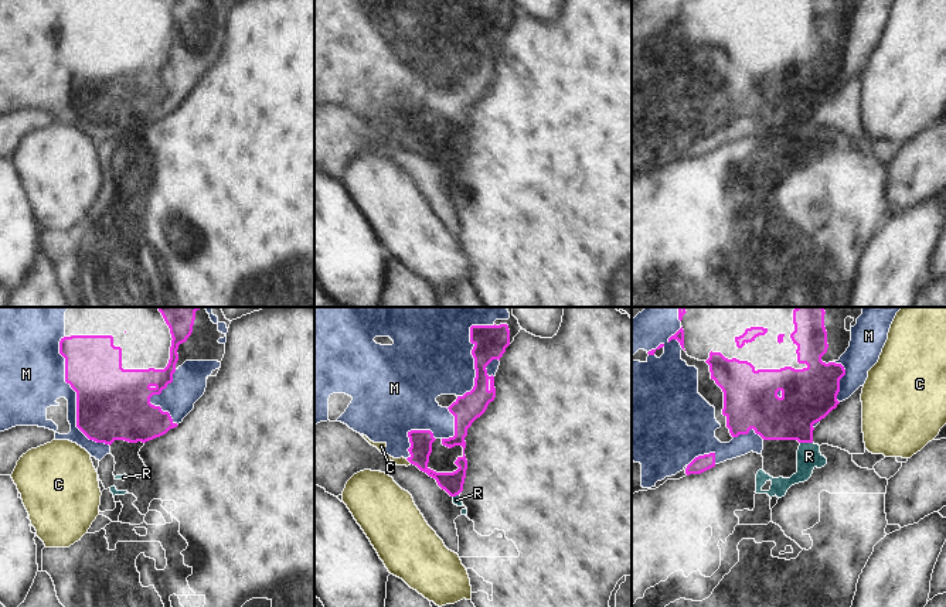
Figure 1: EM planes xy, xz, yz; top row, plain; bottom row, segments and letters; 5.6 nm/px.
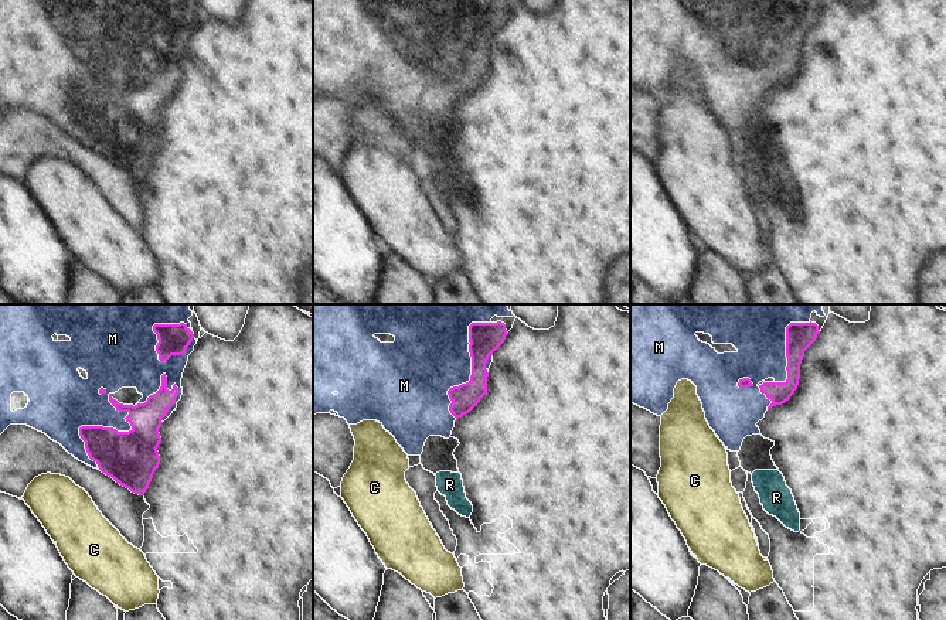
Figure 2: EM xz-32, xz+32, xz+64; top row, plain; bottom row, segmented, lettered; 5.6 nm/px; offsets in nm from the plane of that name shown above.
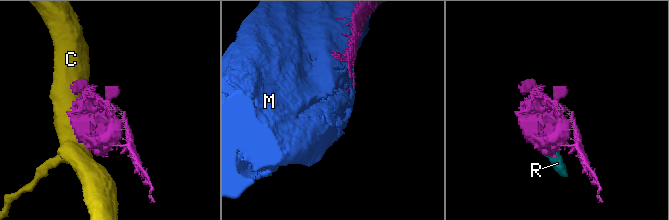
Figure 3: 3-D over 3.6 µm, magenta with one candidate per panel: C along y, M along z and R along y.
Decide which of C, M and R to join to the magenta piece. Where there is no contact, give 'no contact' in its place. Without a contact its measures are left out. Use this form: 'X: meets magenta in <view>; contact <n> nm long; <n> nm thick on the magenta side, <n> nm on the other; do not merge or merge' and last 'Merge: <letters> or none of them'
C: meets magenta in xz; contact 50 nm long; 130 nm thick on the magenta side, 50 nm on the other; do not merge
M: meets magenta in xy; contact 700 nm long; 420 nm thick on the magenta side, 320 nm on the other; merge
R: meets magenta in yz; contact 70 nm long; 280 nm thick on the magenta side, 140 nm on the other; do not merge
Merge: M

